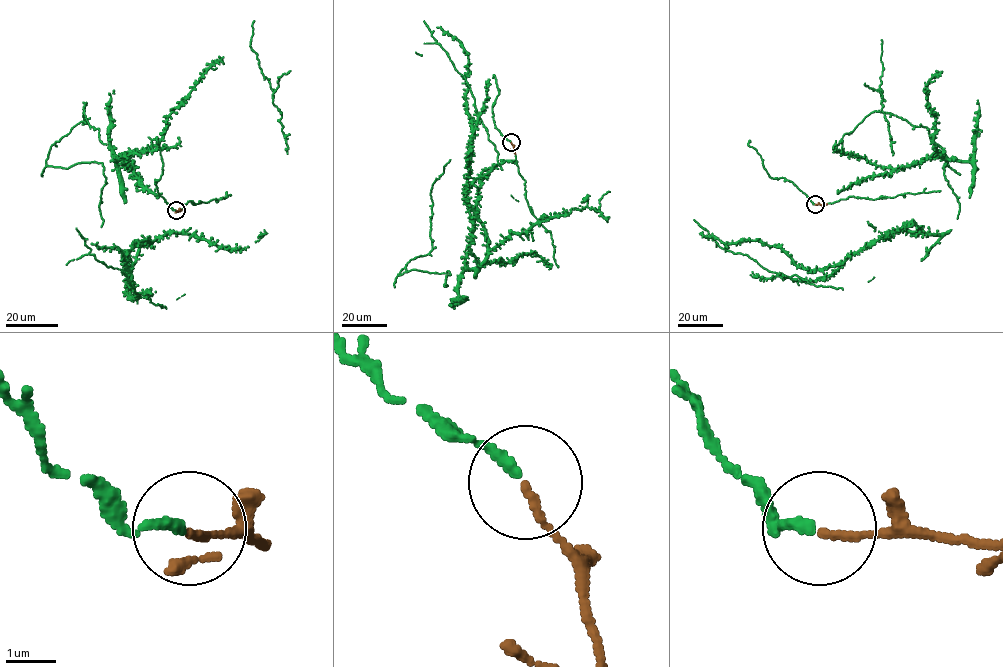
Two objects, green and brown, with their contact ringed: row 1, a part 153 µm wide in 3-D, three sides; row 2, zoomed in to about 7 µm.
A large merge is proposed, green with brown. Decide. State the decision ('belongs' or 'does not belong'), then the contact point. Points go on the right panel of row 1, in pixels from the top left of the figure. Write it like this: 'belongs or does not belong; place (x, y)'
belongs; place (815, 204)

